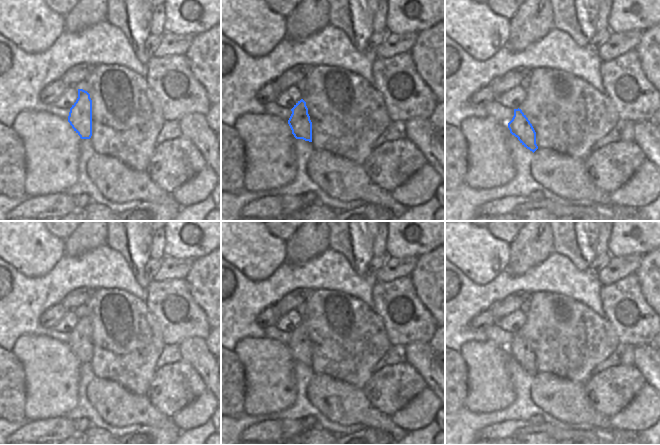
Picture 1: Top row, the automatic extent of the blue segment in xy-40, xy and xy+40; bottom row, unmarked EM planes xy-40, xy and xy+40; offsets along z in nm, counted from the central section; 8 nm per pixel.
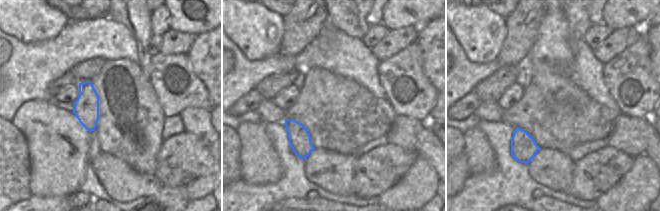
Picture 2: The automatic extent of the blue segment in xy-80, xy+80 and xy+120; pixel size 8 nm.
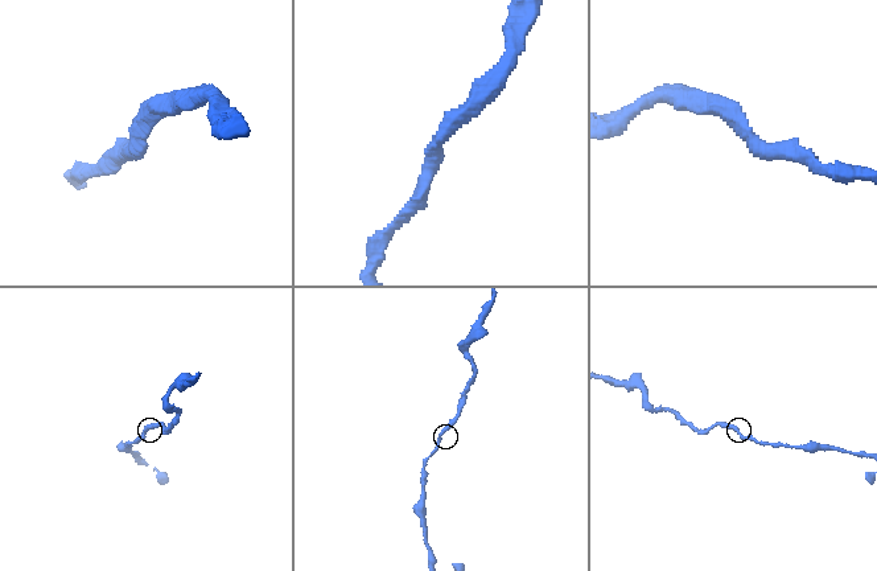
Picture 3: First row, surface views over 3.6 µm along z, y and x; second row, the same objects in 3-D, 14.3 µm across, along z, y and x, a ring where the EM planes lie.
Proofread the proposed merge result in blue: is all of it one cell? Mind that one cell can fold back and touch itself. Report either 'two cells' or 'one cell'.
one cell

